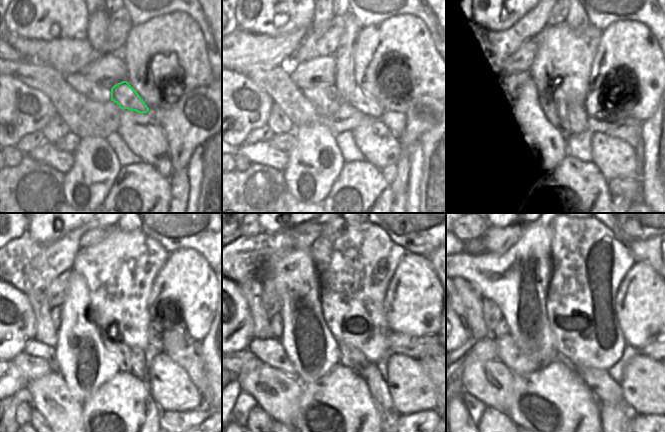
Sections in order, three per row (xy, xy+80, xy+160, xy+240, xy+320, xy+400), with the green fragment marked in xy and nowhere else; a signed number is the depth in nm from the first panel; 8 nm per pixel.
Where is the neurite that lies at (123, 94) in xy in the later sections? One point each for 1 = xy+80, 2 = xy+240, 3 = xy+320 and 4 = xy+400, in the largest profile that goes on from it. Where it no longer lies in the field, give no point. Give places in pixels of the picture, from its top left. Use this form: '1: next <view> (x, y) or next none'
1: next xy+80 (359, 101)
2: next xy+240 (154, 334)
3: next xy+320 (414, 347)
4: next xy+400 (649, 351)

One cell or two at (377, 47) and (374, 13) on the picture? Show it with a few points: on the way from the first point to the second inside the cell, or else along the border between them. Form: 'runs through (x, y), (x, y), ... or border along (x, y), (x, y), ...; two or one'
border along (397, 15), (363, 27); two

